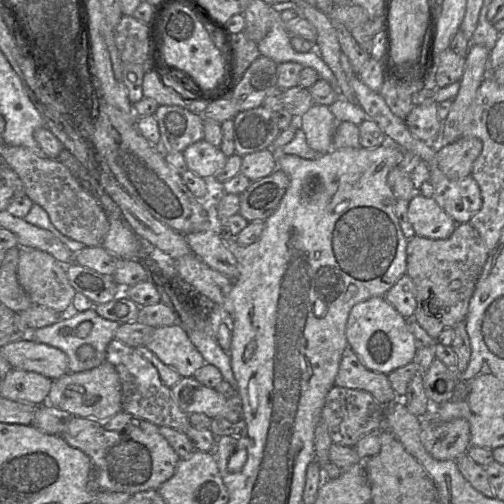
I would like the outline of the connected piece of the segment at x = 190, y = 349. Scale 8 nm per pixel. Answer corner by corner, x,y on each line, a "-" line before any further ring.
180,323
155,328
145,346
181,377
193,377
205,364

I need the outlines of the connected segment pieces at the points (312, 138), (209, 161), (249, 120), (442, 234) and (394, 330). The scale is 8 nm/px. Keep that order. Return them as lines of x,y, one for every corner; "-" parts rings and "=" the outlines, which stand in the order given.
314,104
299,118
299,128
304,132
308,146
319,153
332,149
335,123
329,107
321,104
=
204,139
188,146
182,154
188,169
206,180
212,179
228,159
219,147
=
262,105
240,111
232,120
235,153
241,157
271,148
280,132
274,122
273,112
=
418,193
408,202
407,219
417,236
429,239
446,239
456,228
456,223
432,197
=
372,297
357,303
350,310
345,333
350,348
369,370
388,375
393,370
413,362
415,337
405,319
385,297

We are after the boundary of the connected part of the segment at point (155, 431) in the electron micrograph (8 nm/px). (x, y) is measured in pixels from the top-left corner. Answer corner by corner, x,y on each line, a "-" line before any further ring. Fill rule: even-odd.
125,411
107,420
73,416
61,437
85,453
92,462
90,488
94,492
137,492
157,490
175,473
181,460
160,434
158,426

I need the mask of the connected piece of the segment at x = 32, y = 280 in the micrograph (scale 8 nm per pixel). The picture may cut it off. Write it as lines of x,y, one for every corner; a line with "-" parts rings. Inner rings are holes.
20,248
18,263
18,281
33,305
44,306
63,314
72,307
72,300
76,294
67,278
70,263
63,264
52,255
35,248

